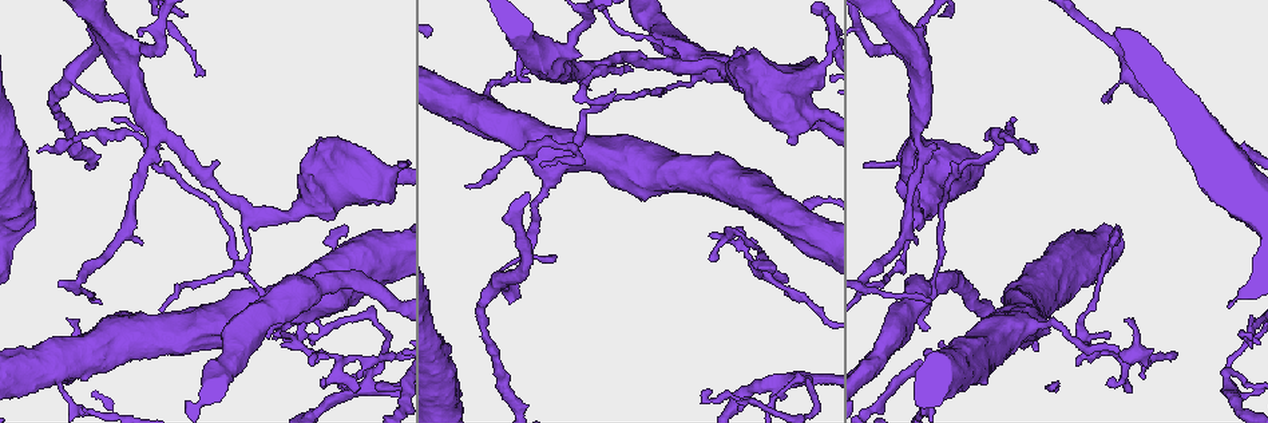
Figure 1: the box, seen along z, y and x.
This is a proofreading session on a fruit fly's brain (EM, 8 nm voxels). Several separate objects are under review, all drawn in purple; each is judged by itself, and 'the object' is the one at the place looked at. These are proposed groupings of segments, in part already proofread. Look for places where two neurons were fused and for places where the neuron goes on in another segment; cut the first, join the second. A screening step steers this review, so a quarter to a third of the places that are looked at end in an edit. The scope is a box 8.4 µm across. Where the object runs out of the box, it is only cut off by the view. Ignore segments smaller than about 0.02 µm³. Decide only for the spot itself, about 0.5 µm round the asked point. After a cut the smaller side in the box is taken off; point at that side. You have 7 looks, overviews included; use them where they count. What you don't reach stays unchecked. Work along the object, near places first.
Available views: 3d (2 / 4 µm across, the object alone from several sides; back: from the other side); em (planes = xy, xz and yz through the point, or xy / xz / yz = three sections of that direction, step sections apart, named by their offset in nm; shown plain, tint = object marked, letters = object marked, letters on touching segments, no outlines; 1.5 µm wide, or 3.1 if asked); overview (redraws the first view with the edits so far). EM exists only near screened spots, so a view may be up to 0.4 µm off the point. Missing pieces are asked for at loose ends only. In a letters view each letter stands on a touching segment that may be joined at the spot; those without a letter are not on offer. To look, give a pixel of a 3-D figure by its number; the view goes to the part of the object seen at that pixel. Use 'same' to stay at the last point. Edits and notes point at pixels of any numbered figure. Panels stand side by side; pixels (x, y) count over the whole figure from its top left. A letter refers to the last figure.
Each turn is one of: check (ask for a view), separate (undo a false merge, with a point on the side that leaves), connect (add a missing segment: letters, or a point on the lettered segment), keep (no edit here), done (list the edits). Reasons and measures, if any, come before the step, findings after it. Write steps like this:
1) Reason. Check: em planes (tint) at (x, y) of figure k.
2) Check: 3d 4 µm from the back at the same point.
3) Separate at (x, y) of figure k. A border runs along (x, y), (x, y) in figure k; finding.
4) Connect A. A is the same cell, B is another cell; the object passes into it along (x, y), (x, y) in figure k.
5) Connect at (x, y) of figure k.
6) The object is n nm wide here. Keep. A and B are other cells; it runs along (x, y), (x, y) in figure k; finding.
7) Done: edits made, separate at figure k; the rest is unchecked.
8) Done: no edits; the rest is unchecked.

Arms part here. Check: 3d 4 µm at (930, 294) of figure 1.

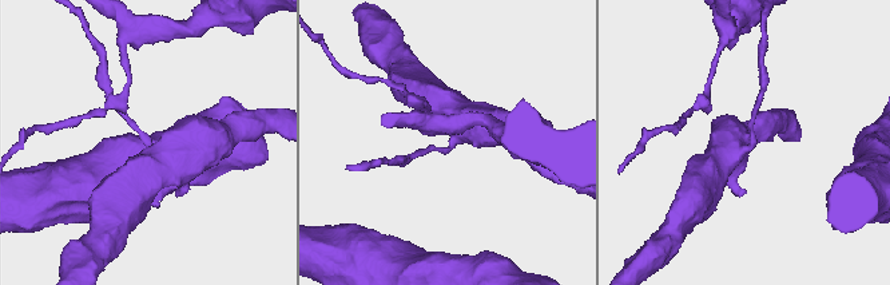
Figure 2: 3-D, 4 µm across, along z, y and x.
Check: em xz step 8 (tint) at (455, 142) of figure 2.

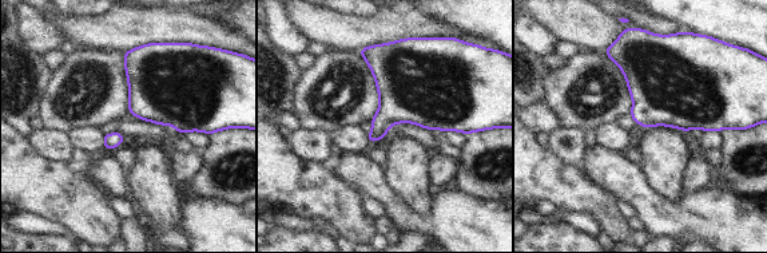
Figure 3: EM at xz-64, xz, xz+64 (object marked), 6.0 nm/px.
Check: em xy step 8 (letters) at the same point.

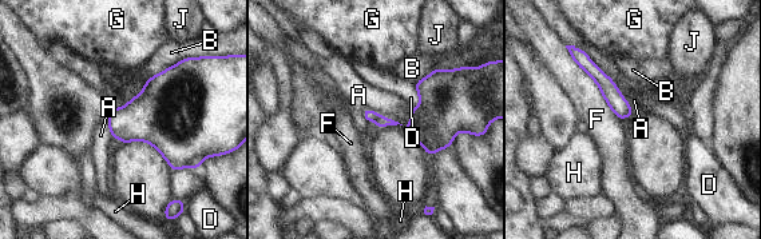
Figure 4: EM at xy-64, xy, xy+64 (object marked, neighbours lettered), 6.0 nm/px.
Keep. A, B, D, F, G, H and J are other cells; a border runs along (361, 111), (403, 124), (412, 119) in figure 4; all the same neuron.

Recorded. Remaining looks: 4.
Stops while still wide. Check: em xz step 8 (tint) at (787, 141) of figure 1.

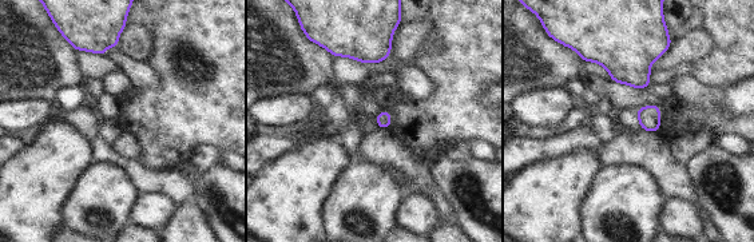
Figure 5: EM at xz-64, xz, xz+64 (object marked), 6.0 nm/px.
Cut it another way. Check: em planes (letters) at the same point.

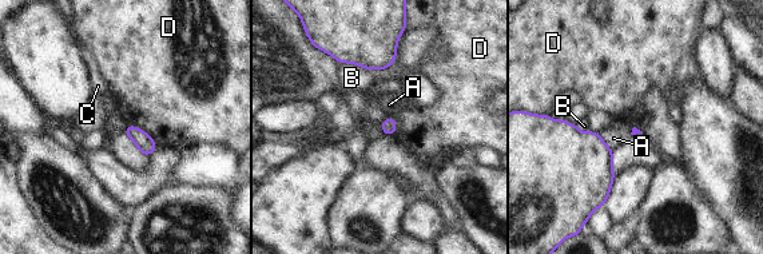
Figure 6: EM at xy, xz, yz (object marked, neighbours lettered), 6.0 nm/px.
Keep. A, B, C and D are other cells; a border runs along (386, 116), (380, 124) in figure 6; no lettered segment goes on from it.

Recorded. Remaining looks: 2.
Thin end. Check: em planes (letters) at (1238, 334) of figure 1.

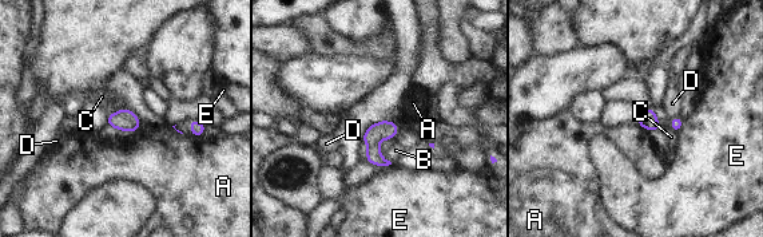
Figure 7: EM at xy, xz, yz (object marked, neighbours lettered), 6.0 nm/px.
The longest contact is with C, 110 nm. Keep. A, B, C, D and E are other cells; a border runs along (636, 123), (651, 131) in figure 7; none of them fits.

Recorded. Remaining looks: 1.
Done: no edits; the rest is unchecked.

